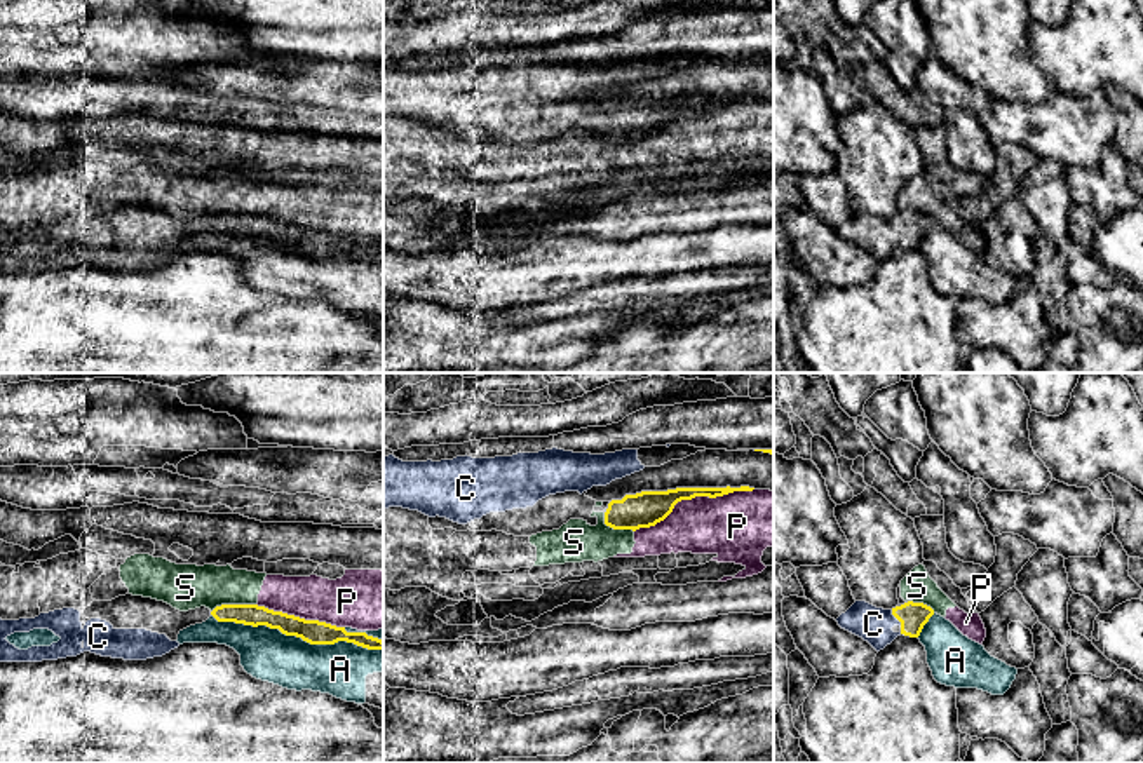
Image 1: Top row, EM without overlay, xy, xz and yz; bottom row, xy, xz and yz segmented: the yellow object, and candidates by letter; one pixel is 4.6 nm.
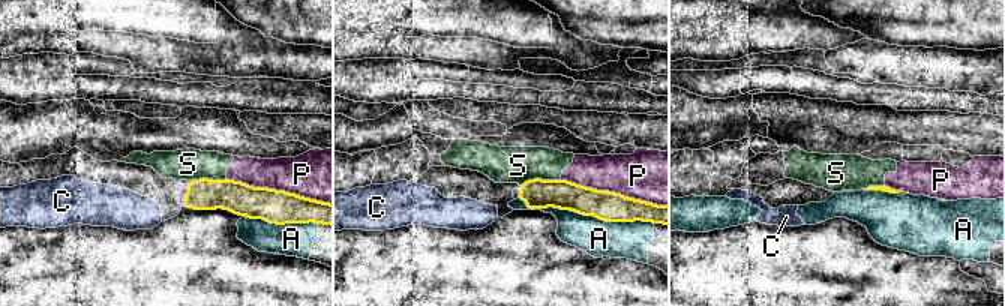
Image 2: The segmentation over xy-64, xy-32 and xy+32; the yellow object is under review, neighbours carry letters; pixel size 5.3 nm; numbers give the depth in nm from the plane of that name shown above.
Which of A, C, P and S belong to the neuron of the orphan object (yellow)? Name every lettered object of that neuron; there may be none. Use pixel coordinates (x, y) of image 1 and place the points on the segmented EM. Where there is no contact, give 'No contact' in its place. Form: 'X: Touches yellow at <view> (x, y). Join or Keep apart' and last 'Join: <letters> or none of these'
A: Touches yellow at xy (297, 636). Keep apart
C: Touches yellow at yz (894, 615). Join
P: Touches yellow at xz (692, 497). Keep apart
S: Touches yellow at xy (232, 605). Keep apart
Join: C

